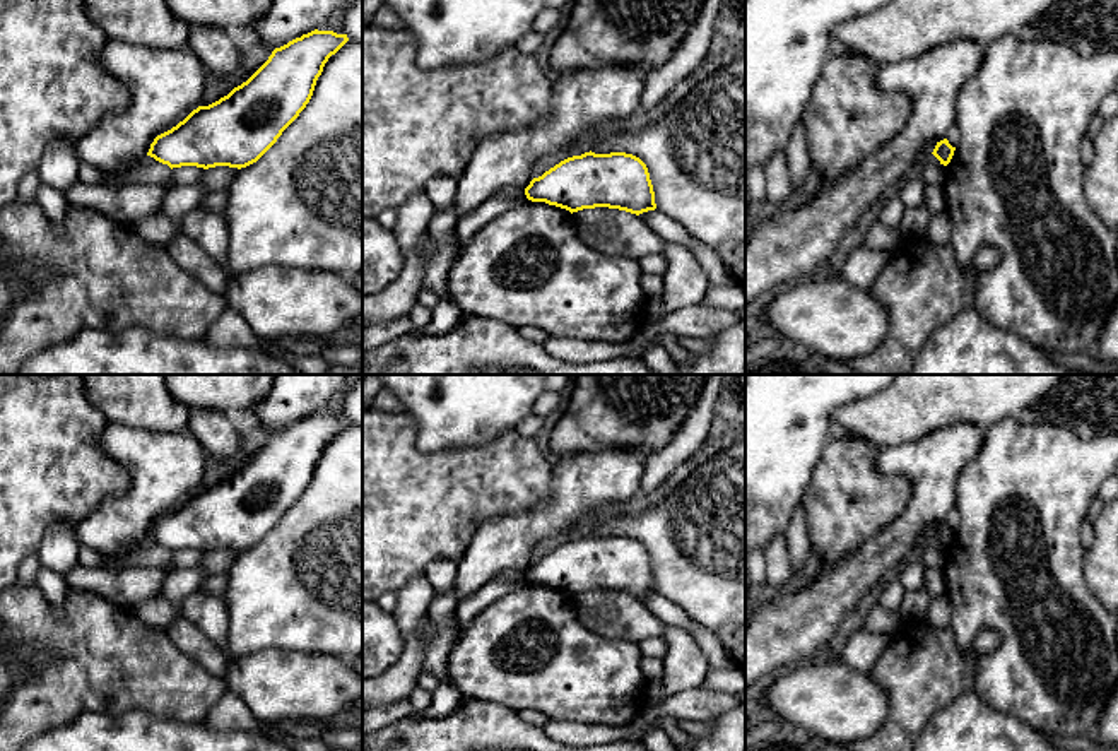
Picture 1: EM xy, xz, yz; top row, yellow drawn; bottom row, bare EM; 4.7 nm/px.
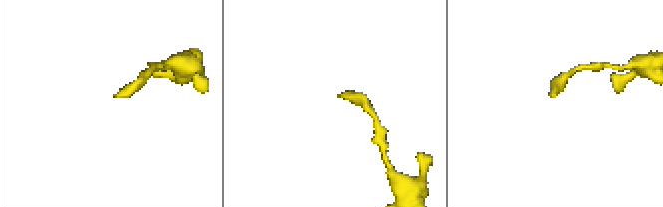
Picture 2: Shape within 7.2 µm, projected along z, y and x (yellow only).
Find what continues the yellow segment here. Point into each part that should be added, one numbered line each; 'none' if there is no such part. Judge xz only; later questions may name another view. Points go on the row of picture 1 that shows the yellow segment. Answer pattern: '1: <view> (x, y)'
none

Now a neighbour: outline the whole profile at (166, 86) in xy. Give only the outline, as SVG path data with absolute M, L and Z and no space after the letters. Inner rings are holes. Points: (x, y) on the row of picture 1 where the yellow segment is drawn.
M108 39L103 68L132 92L125 113L108 113L75 144L80 163L116 174L147 156L154 139L202 106L207 68L191 48L156 50Z

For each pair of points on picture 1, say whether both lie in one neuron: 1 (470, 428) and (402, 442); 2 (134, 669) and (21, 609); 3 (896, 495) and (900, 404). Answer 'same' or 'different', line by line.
1: different
2: same
3: different

